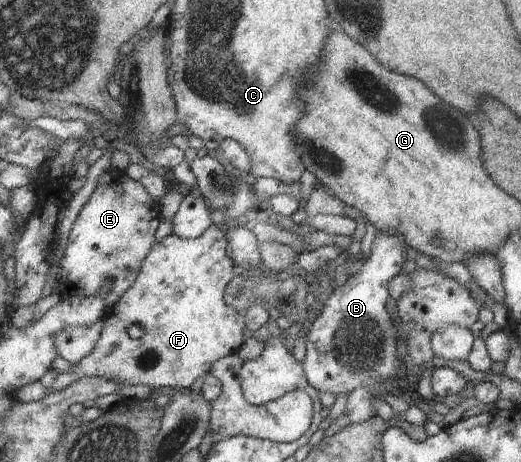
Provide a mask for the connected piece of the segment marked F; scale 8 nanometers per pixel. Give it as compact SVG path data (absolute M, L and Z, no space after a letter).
M212 224L199 238L186 239L172 233L156 242L144 258L141 276L131 285L130 291L118 301L118 305L109 306L93 352L79 364L74 364L71 372L58 374L51 383L52 391L62 391L88 376L124 385L190 390L198 377L204 379L204 375L210 373L216 361L236 354L245 342L247 325L243 313L230 307L224 299L228 284L235 278L235 261L226 253L228 246L225 228L216 224Z

